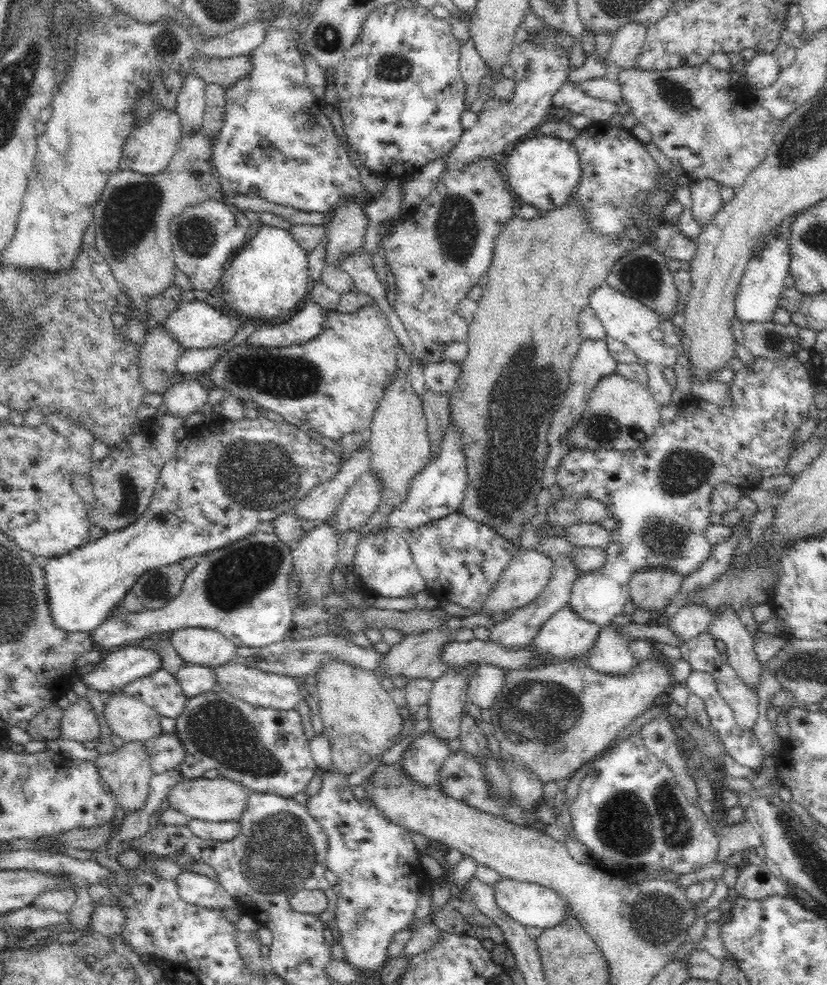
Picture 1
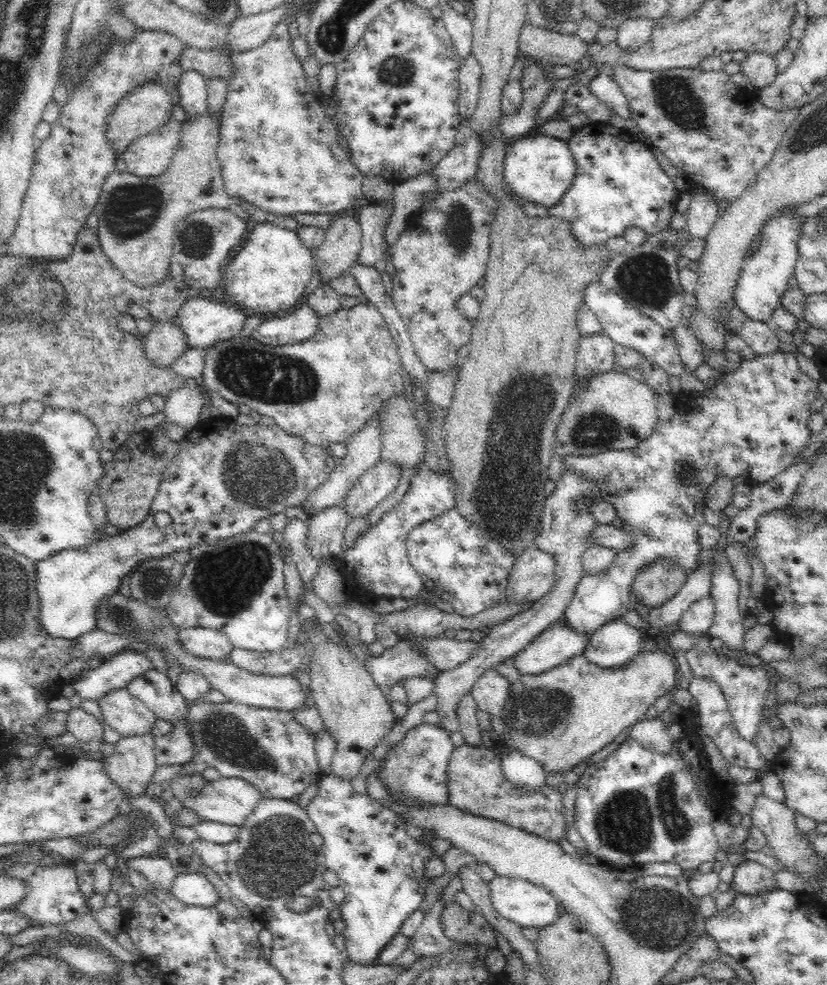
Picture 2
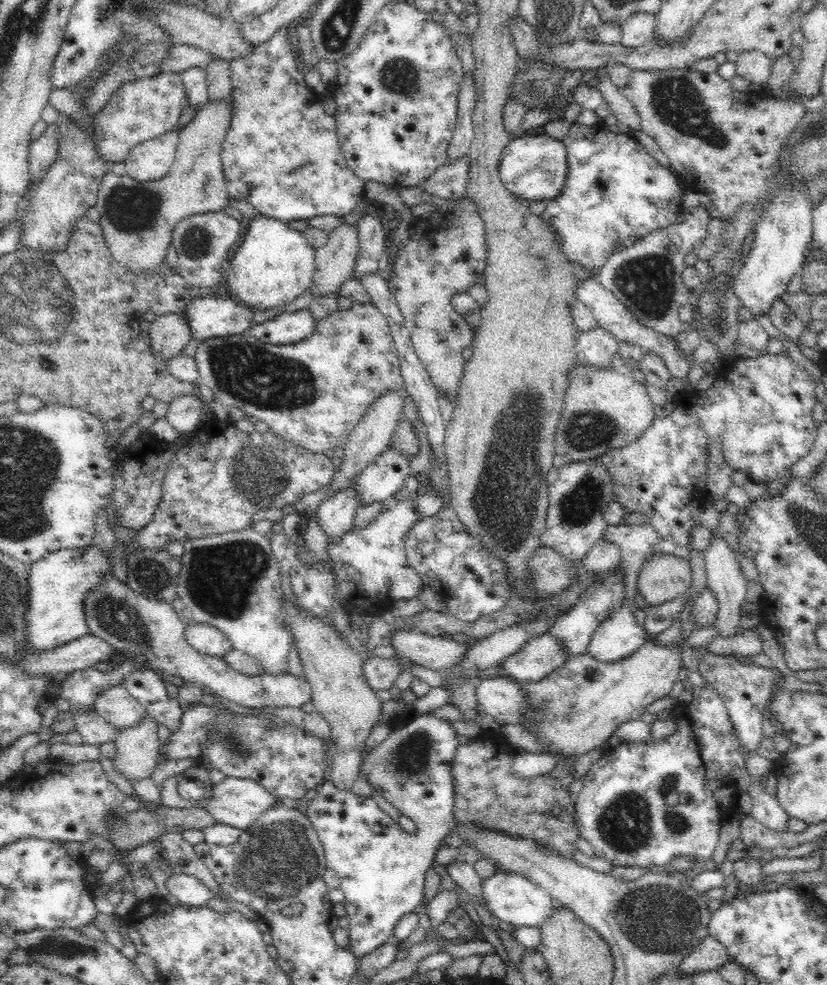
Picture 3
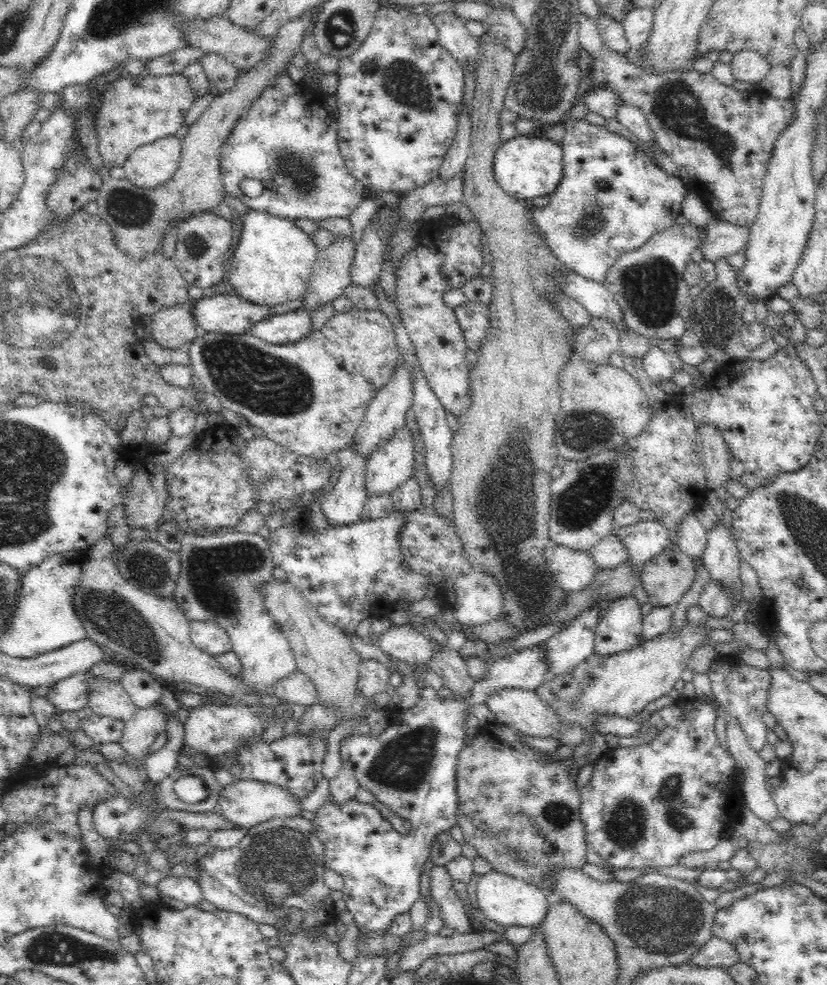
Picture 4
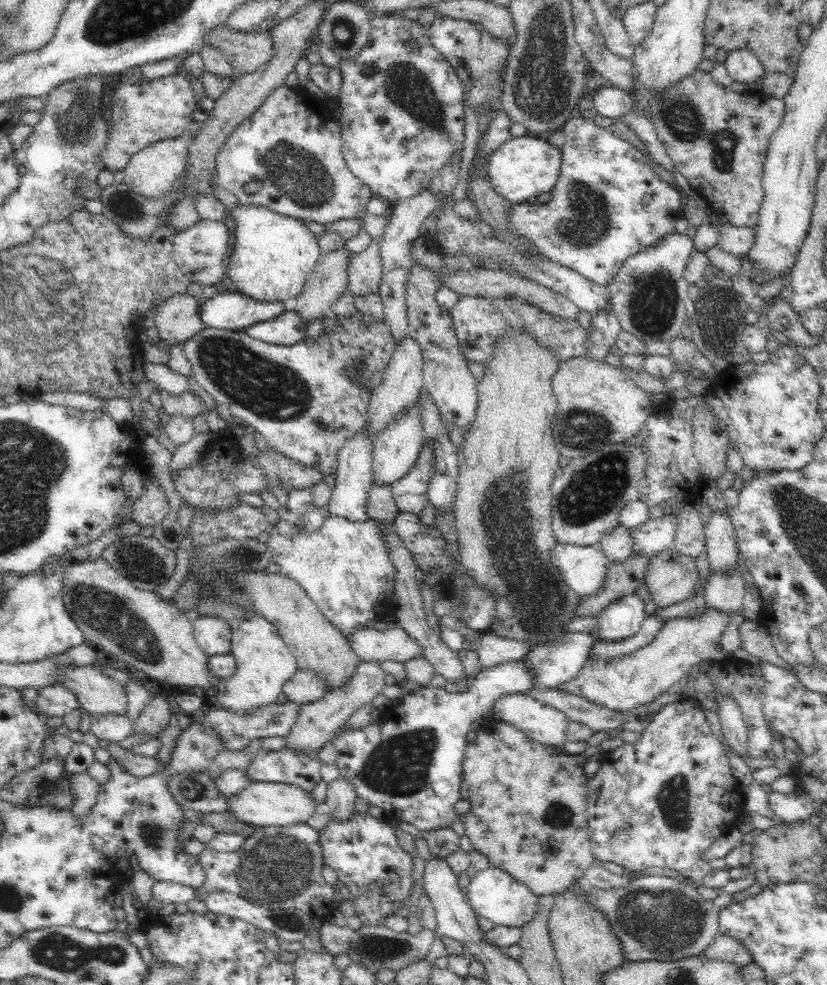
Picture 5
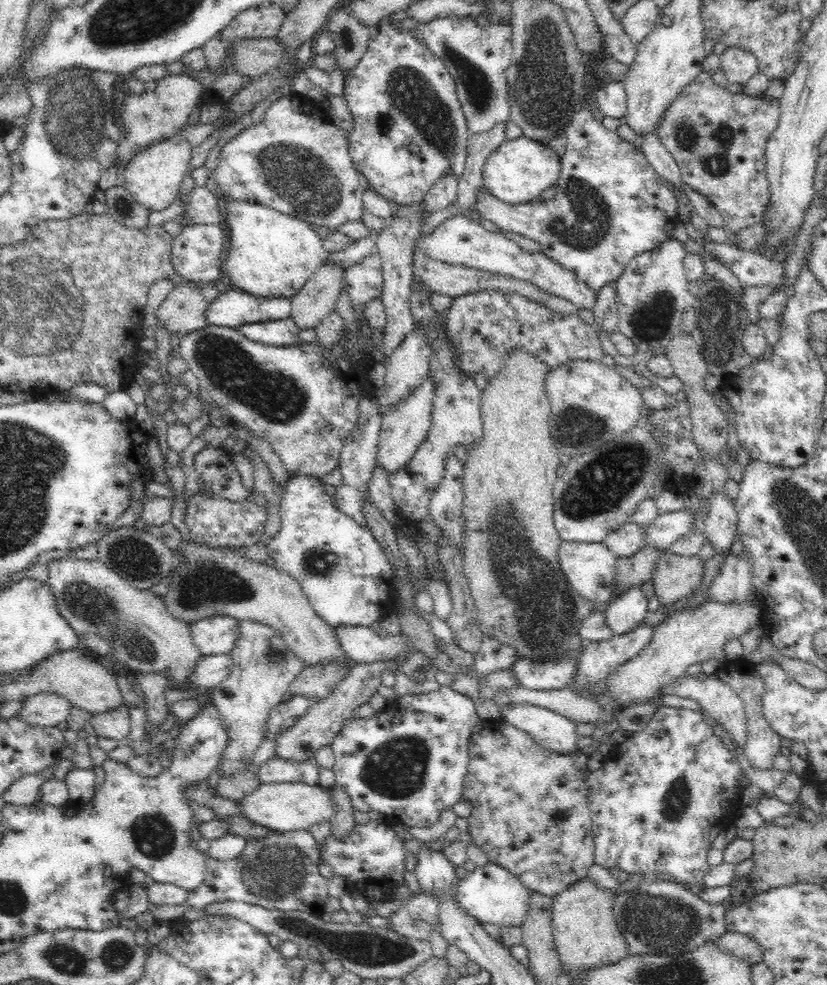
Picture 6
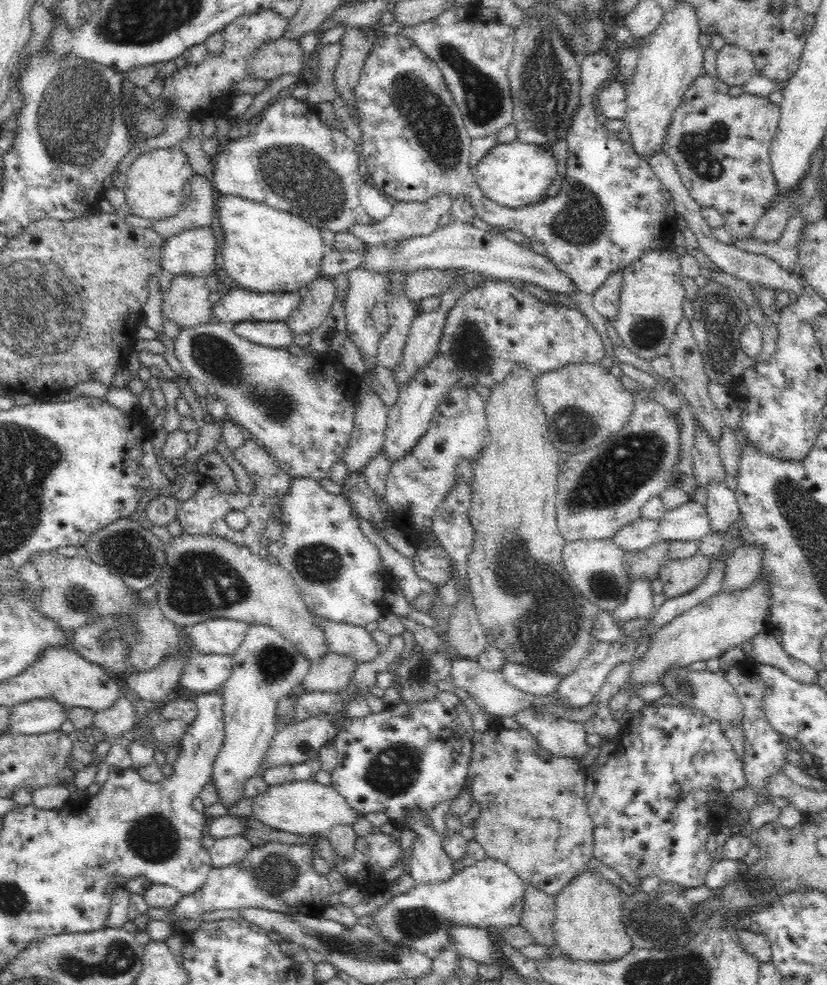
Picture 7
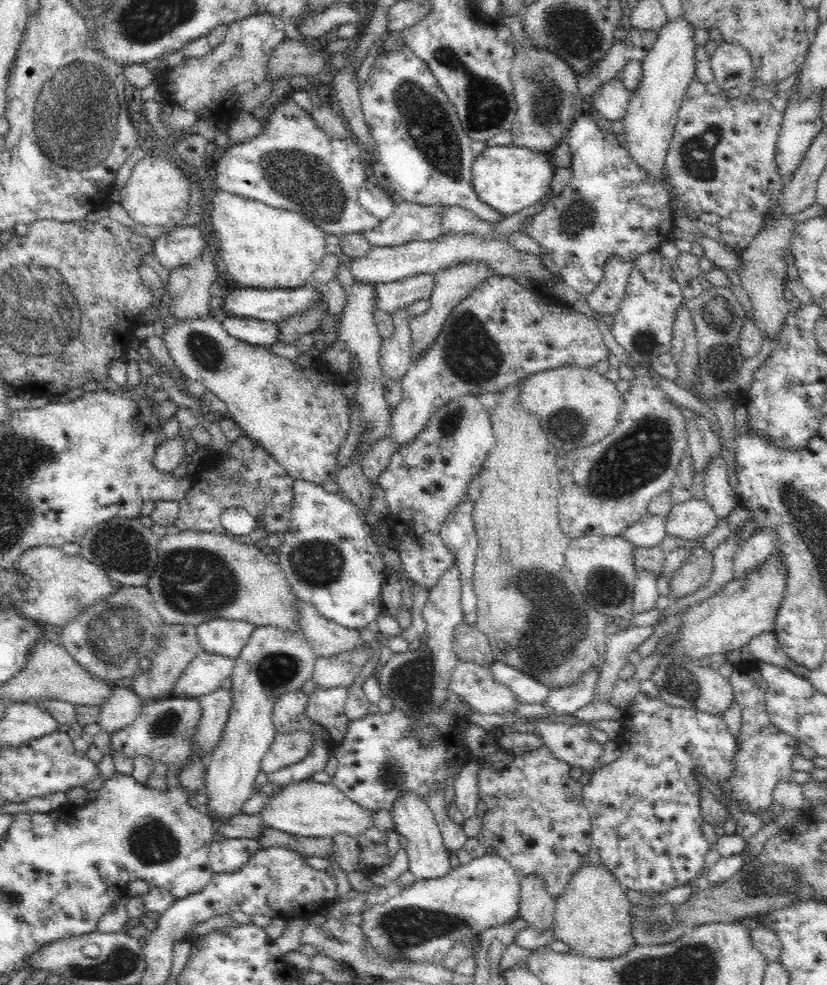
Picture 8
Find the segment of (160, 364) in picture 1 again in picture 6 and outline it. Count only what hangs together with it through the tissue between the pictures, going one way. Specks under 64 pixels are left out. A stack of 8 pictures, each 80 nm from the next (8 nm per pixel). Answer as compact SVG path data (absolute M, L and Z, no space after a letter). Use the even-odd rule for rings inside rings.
M186 280L174 285L157 310L158 321L169 333L182 337L209 324L206 319L208 302L201 290L201 286Z

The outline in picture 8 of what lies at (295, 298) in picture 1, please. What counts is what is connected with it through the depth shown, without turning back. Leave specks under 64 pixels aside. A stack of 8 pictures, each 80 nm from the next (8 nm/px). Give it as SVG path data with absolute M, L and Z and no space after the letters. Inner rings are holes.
M219 190L212 196L211 221L220 243L217 251L222 256L228 274L241 287L258 289L294 289L311 283L314 270L320 266L326 255L326 237L321 228L301 214L272 208L263 202L252 200L232 192Z

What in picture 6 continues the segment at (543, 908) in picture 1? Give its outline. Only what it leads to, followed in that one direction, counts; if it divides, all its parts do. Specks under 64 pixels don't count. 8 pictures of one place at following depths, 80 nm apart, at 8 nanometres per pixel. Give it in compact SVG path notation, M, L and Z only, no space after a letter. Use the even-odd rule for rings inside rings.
M489 862L485 866L478 866L467 872L463 878L456 882L456 892L450 897L454 898L456 905L474 917L478 923L485 922L499 926L521 926L528 914L528 900L530 890L526 888L517 875L497 863Z

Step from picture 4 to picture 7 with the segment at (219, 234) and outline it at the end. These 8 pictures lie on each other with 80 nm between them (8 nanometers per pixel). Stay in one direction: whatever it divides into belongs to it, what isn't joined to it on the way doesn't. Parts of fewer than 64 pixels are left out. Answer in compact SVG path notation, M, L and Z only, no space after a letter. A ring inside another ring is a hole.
M212 225L188 228L168 237L160 254L161 269L174 275L214 275L216 237Z

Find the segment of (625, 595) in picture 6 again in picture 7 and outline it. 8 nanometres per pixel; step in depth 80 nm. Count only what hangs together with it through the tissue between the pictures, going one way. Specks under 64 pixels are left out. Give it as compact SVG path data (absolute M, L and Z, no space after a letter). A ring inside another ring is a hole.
M640 578L640 580L634 580L630 583L627 598L610 613L617 625L620 620L626 622L626 620L634 620L634 618L649 619L652 609L655 607L653 603L655 594L653 593L650 580Z

